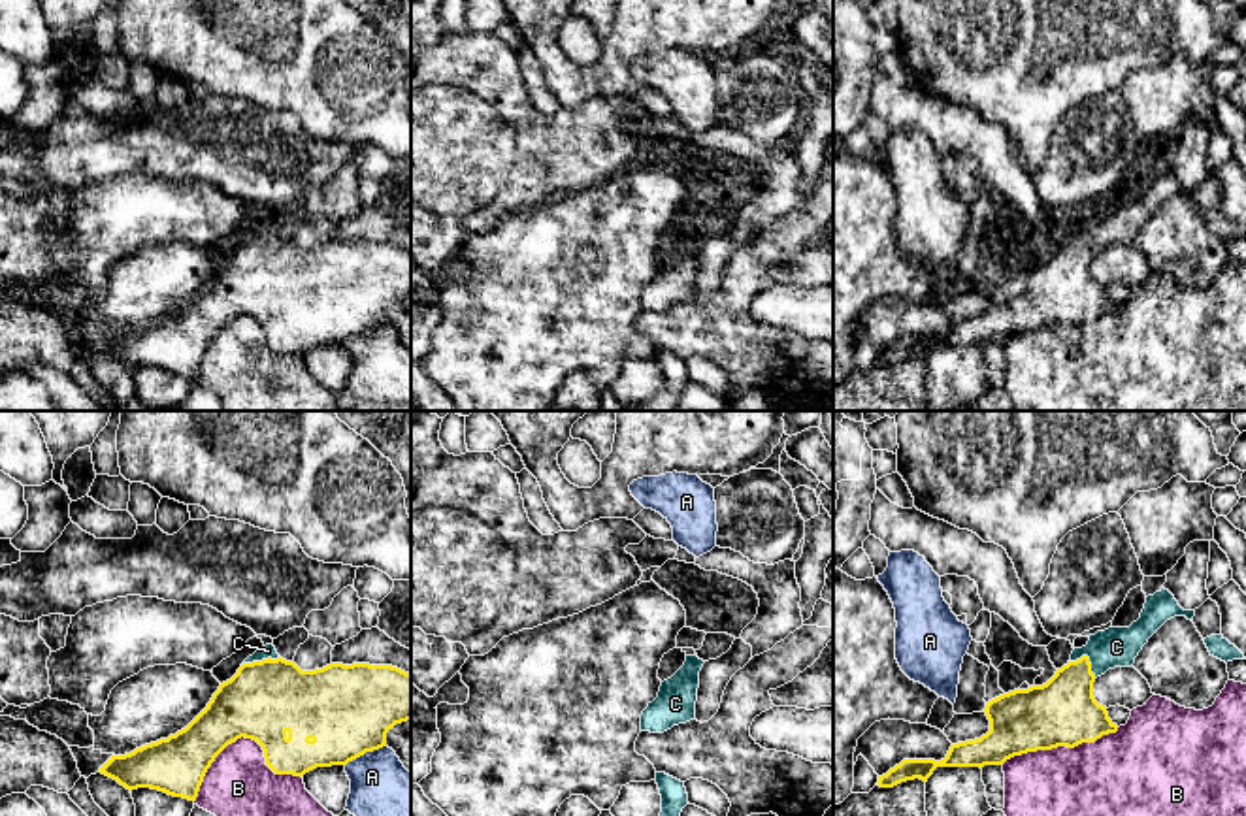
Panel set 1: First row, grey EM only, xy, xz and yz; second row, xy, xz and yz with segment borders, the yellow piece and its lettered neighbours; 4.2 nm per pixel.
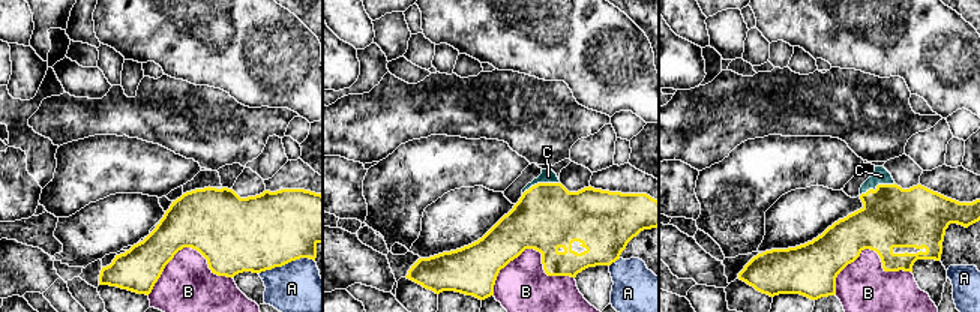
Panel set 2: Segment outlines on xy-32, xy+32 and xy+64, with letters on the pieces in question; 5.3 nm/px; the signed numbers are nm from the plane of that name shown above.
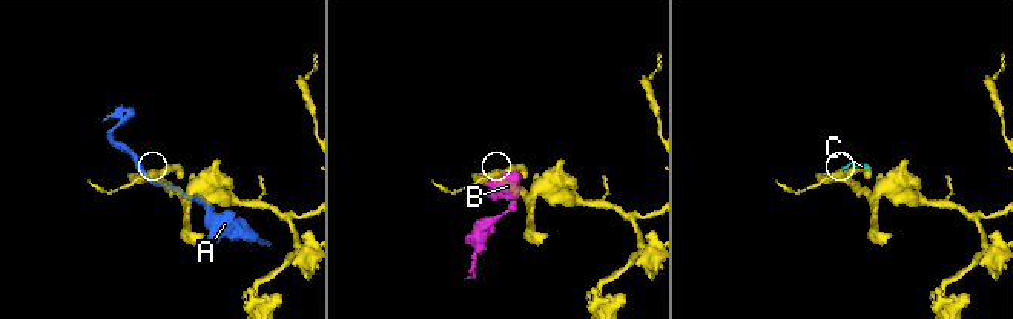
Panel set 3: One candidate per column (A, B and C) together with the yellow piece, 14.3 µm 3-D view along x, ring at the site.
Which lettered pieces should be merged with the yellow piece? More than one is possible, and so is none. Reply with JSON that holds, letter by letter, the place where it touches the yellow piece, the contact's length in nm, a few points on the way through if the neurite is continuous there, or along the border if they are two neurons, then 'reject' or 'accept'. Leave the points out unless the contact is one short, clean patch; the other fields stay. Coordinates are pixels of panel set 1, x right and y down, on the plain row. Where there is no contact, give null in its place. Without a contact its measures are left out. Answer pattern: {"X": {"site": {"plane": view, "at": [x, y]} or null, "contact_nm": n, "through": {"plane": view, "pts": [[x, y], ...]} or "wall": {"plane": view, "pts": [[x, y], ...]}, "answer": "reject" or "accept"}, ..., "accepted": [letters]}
{"A": {"site": {"plane": "xy", "at": [364, 330]}, "contact_nm": 200, "answer": "reject"}, "B": {"site": {"plane": "xy", "at": [242, 313]}, "contact_nm": 460, "answer": "reject"}, "C": {"site": {"plane": "yz", "at": [1088, 236]}, "contact_nm": 140, "through": {"plane": "yz", "pts": [[1064, 289], [1069, 268], [1088, 236], [1116, 225]]}, "answer": "accept"}, "accepted": ["C"]}

